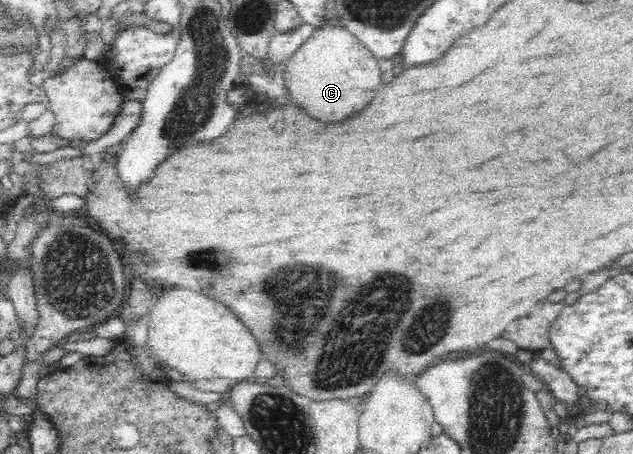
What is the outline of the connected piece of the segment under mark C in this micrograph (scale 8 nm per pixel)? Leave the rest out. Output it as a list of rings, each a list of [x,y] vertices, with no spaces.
[[[325,22],[286,61],[283,75],[290,97],[296,99],[308,115],[322,123],[334,123],[358,113],[380,89],[380,69],[374,55],[343,27]]]

